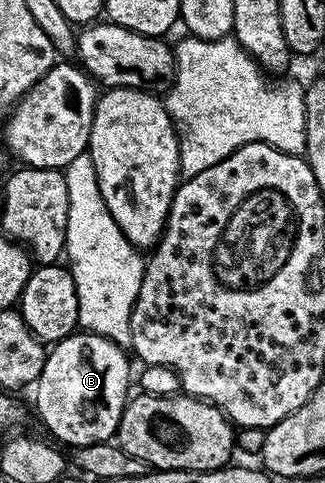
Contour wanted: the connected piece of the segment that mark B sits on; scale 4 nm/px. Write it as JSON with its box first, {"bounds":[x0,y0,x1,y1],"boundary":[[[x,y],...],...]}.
{"bounds":[34,330,130,449],"boundary":[[[77,330],[66,339],[57,340],[51,345],[44,358],[42,374],[34,385],[36,412],[40,415],[41,422],[57,436],[55,439],[61,445],[72,444],[73,449],[89,448],[92,444],[103,440],[111,441],[115,437],[124,406],[130,399],[127,355],[129,356],[129,353],[114,341],[89,330]]]}

